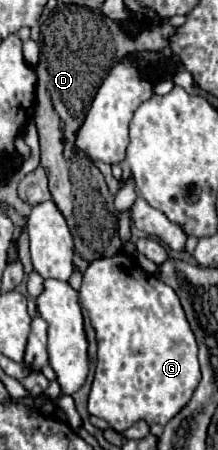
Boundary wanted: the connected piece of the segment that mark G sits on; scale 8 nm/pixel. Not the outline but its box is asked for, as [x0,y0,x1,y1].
[79,252,201,432]

